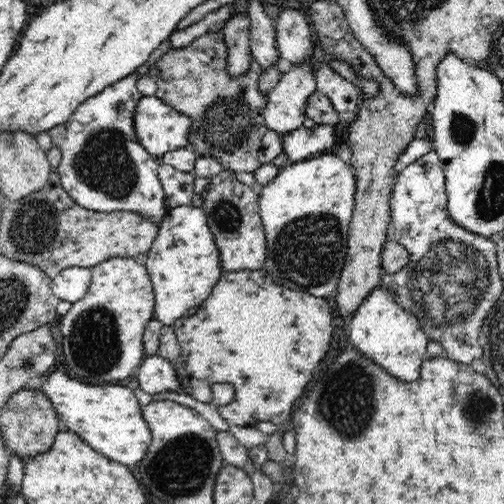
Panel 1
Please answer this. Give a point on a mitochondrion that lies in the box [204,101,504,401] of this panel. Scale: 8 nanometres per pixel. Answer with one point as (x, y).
(454, 282)

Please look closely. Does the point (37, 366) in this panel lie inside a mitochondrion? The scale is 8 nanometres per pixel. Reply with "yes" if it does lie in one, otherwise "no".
no

